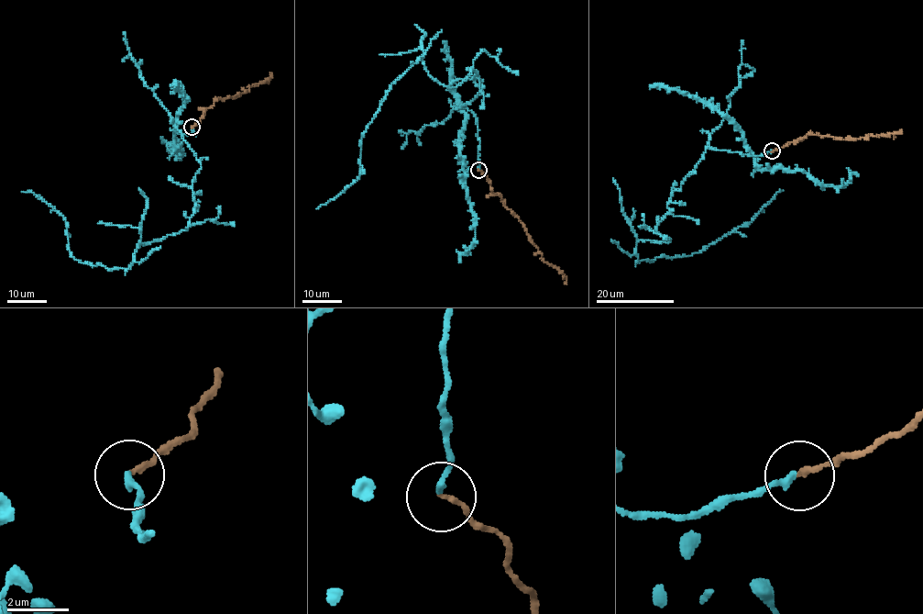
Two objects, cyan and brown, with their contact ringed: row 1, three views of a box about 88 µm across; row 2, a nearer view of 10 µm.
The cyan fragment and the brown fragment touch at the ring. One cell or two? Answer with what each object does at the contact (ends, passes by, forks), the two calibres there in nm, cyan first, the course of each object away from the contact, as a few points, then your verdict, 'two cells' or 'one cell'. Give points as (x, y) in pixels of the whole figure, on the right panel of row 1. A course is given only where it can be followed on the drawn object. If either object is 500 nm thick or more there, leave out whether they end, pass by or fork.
cyan ends there; brown ends there; 220 nm thick on the cyan side, 160 nm on the other; cyan runs (772, 151), (707, 148), (659, 221), (670, 240), (639, 240), (638, 261), (697, 253), (784, 191); brown runs (773, 151), (807, 135), (858, 139), (889, 135), (901, 129); one cell

